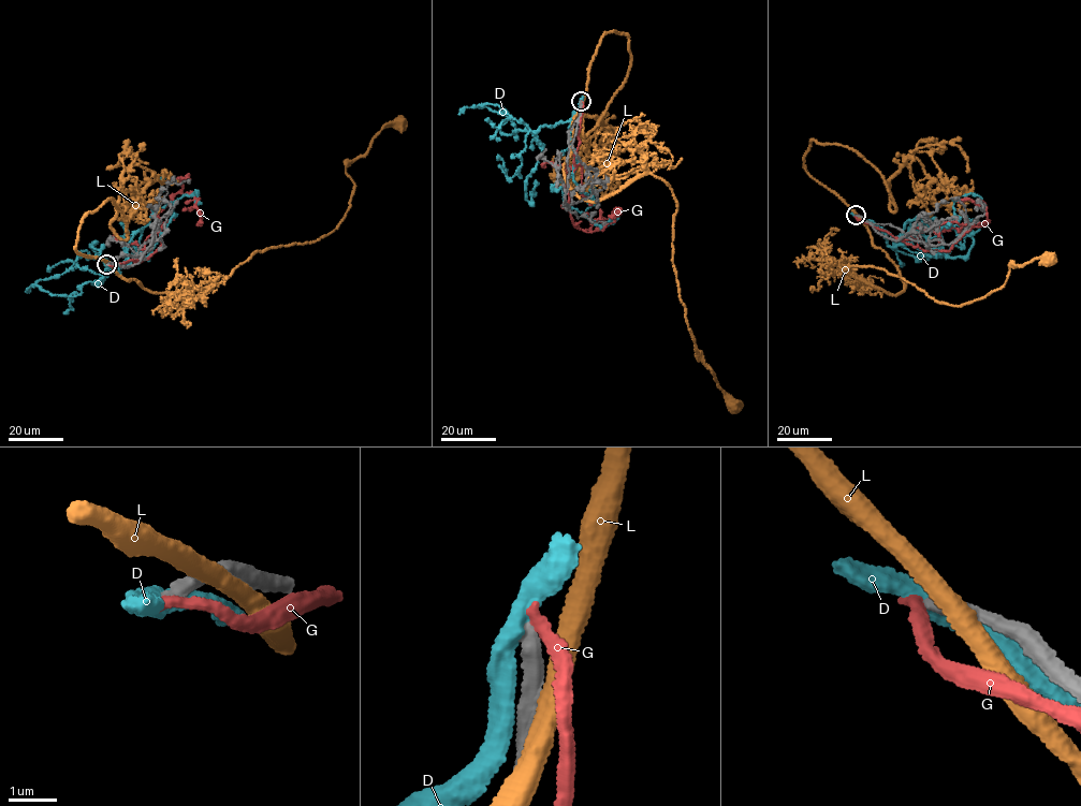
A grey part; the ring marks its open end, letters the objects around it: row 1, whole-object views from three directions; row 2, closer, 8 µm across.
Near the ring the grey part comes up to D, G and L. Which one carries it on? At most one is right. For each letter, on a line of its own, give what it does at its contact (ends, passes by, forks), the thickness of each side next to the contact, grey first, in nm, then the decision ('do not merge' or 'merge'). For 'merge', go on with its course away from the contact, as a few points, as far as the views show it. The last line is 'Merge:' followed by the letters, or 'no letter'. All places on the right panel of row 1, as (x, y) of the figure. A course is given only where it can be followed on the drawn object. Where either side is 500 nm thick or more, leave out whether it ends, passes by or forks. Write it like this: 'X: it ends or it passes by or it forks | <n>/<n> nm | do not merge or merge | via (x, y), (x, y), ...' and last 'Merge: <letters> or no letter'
D: it passes by | 340/400 nm | do not merge
G: it ends | 300/260 nm | do not merge
L: it passes by | 420/400 nm | do not merge
Merge: no letter

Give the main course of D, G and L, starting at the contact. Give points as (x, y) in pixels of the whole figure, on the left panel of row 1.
D: (106, 264), (130, 263), (127, 245), (159, 207), (196, 191), (198, 204)
G: (106, 264), (135, 262), (161, 247), (157, 216), (178, 192), (199, 199), (194, 203), (201, 217), (196, 225)
L: (110, 263), (154, 292), (198, 296), (258, 250), (315, 240), (349, 209), (347, 166), (400, 123)

